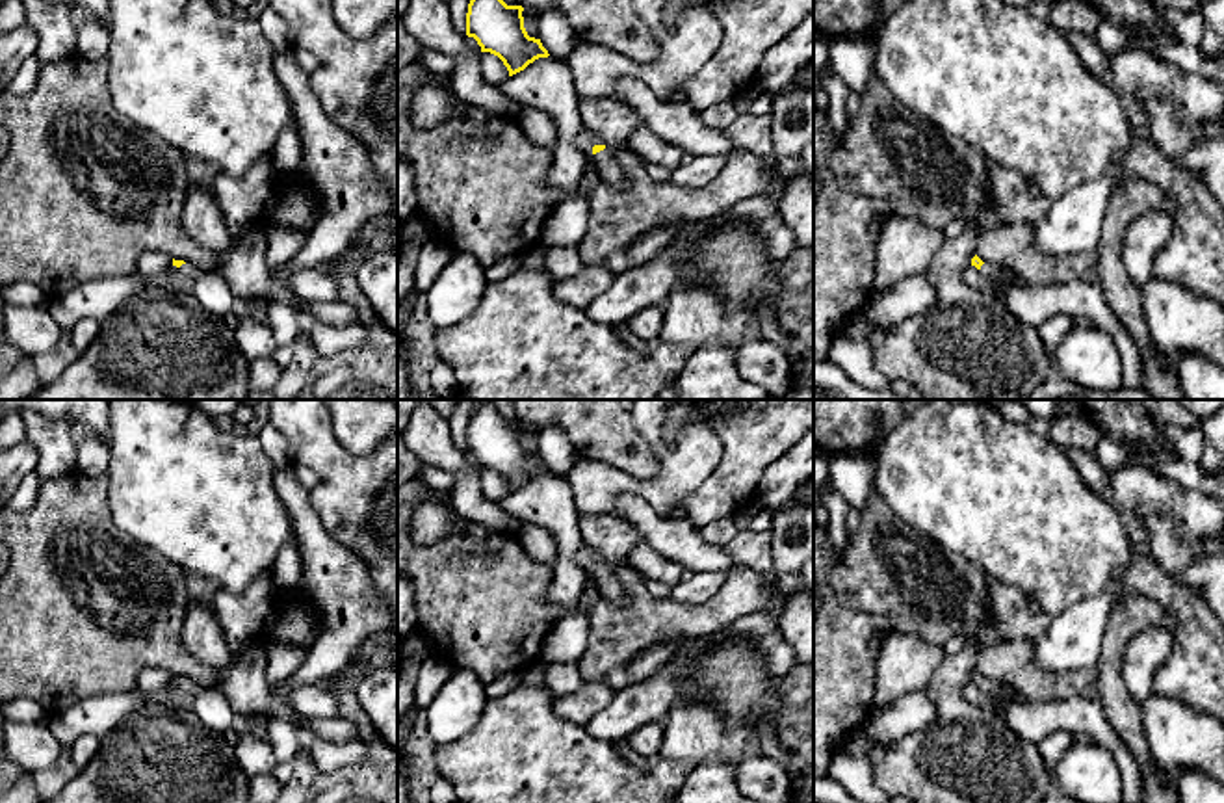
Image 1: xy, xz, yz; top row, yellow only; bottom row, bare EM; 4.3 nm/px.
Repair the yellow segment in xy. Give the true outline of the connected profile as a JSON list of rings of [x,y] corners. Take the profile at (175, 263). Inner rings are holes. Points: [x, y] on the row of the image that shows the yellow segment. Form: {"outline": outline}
{"outline": [[[175,258],[173,266],[176,266],[182,271],[182,275],[191,279],[189,292],[199,299],[199,303],[206,310],[221,318],[230,312],[236,296],[230,284],[217,271],[210,271],[201,266]]]}

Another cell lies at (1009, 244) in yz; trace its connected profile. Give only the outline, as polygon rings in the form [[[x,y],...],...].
[[[1014,221],[983,230],[977,238],[977,257],[983,262],[1007,266],[1023,279],[1023,284],[1031,286],[1083,279],[1087,271],[1096,268],[1096,251],[1062,257],[1042,255],[1033,242],[1035,225]]]

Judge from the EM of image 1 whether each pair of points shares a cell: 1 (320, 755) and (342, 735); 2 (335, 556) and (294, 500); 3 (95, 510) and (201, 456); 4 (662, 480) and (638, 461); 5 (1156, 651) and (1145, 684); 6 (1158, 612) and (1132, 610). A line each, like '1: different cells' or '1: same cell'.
1: different cells
2: same cell
3: different cells
4: different cells
5: same cell
6: same cell

